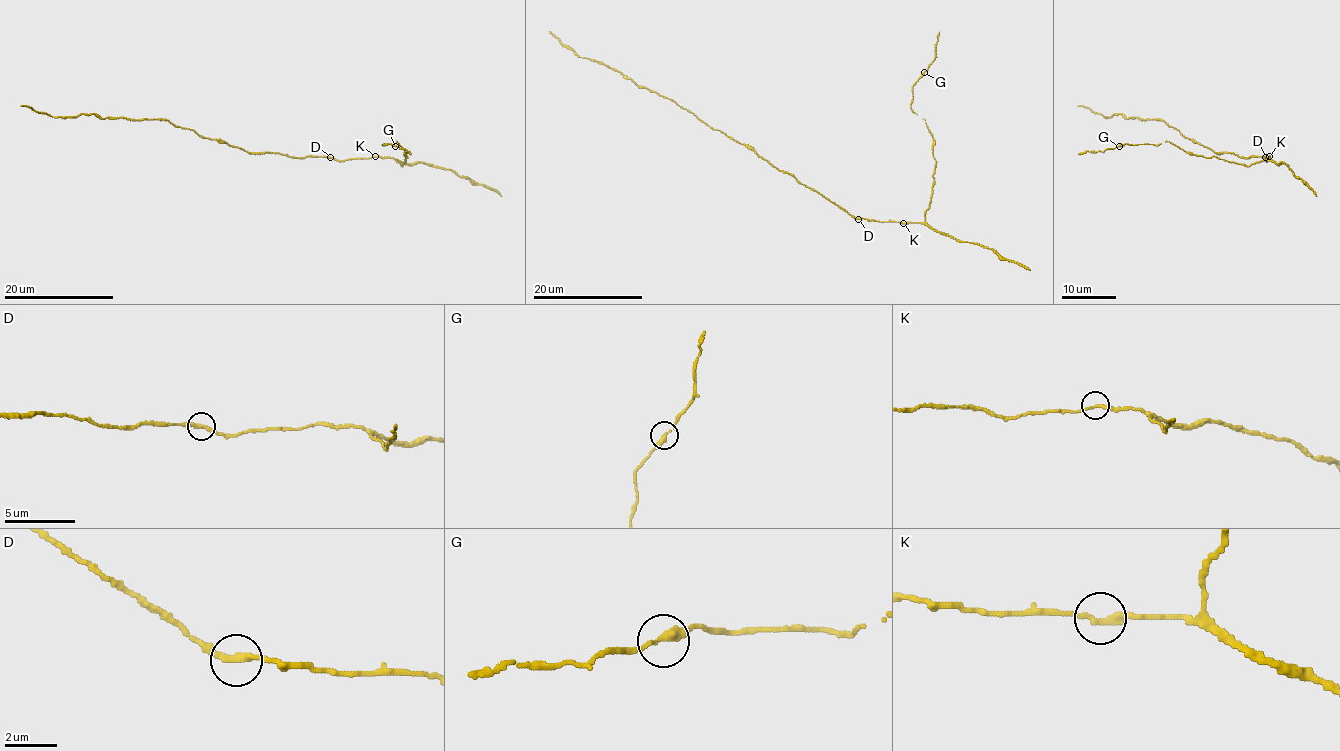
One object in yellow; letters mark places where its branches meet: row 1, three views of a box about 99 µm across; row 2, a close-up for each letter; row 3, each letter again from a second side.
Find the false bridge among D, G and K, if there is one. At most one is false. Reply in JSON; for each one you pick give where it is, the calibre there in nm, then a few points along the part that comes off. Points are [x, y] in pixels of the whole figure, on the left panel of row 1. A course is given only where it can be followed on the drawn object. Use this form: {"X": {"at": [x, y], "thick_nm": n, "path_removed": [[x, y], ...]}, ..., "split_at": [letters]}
{"split_at": []}

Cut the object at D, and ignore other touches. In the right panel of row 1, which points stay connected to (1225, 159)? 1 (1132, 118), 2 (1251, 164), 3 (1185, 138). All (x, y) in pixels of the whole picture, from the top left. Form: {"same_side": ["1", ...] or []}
{"same_side": ["2"]}

